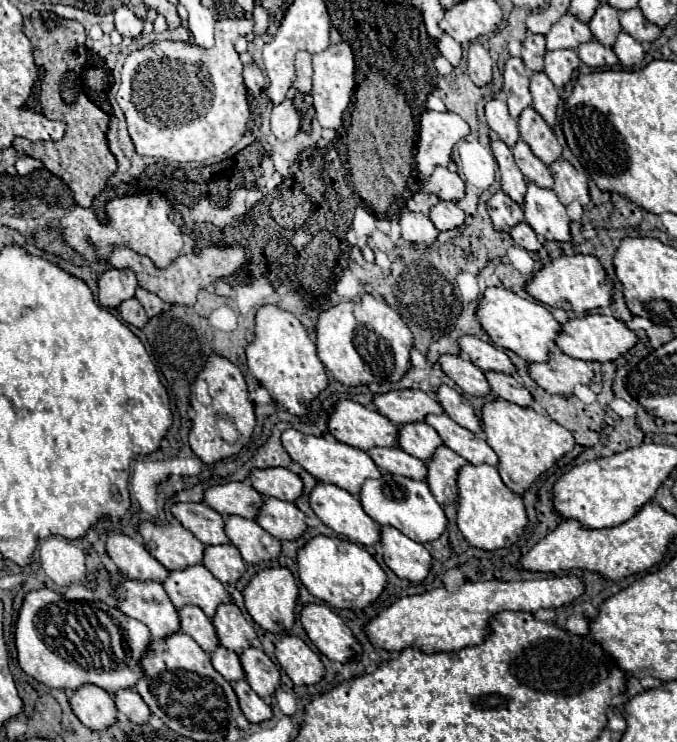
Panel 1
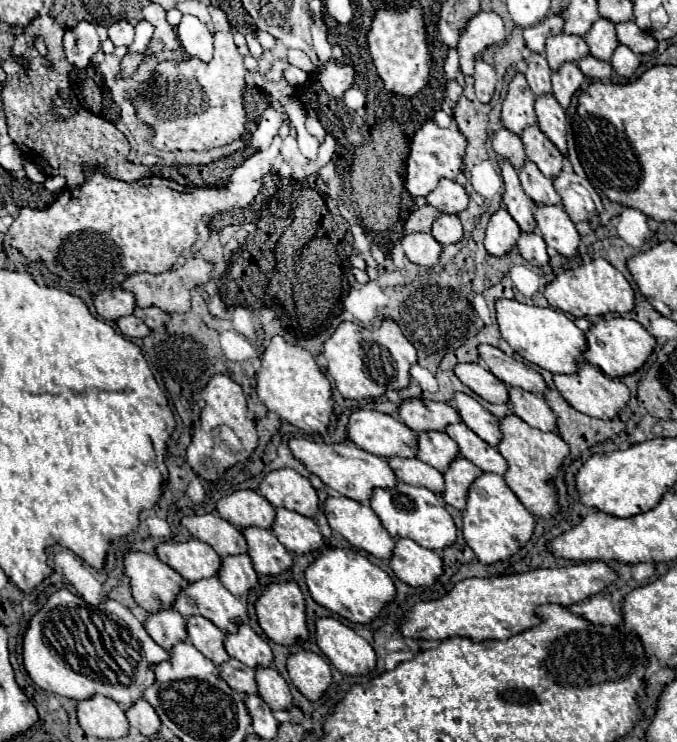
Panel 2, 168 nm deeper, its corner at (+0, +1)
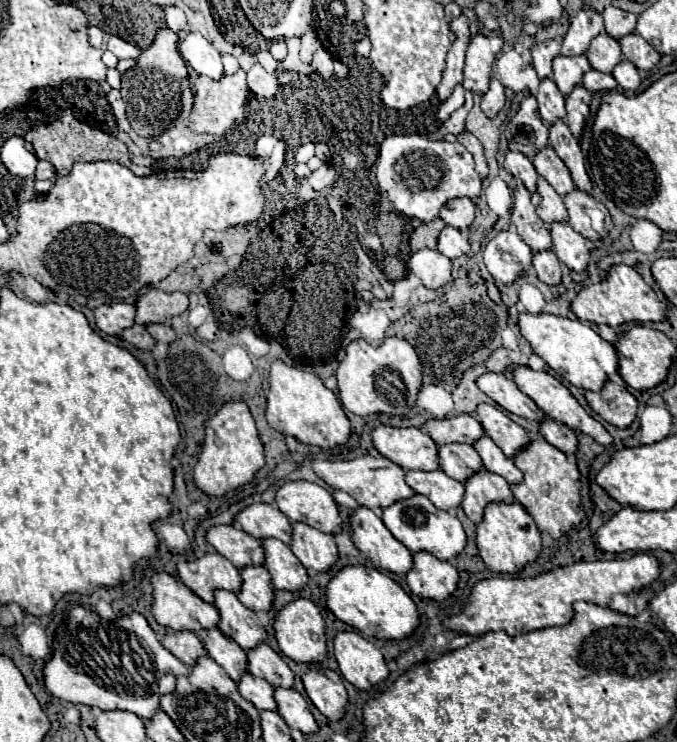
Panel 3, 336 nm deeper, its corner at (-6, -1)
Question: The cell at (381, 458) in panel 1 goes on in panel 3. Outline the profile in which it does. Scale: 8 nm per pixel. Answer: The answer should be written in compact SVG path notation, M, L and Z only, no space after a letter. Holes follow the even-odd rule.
M408 470L406 484L414 492L428 496L434 506L442 506L442 510L448 510L450 506L460 506L464 496L462 482L446 476L442 470Z

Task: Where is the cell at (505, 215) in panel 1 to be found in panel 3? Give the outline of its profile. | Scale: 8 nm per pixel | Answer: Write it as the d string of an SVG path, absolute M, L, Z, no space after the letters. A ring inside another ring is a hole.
M504 230L484 248L484 264L488 272L502 284L512 284L532 262L530 246L516 230Z

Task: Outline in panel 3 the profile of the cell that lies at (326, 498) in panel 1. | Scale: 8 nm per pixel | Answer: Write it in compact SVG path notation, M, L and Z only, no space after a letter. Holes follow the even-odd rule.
M360 506L350 516L354 546L380 570L406 574L412 568L412 552L398 542L384 522L366 506Z

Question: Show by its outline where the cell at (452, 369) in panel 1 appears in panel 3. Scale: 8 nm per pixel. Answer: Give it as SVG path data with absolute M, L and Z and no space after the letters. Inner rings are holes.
M486 372L486 374L478 376L476 384L488 398L492 398L504 410L508 410L516 416L522 416L526 420L542 418L542 410L534 404L532 398L528 398L526 394L520 392L520 388L514 384L512 378L494 374L494 372Z

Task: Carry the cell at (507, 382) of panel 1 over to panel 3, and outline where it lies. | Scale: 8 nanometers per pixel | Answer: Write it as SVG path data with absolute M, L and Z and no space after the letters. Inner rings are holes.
M544 414L544 418L542 418L542 422L540 422L540 434L542 434L552 446L556 446L558 450L566 452L568 456L572 456L572 454L576 452L578 440L576 440L574 430L568 428L566 424L562 424L562 422L558 422L558 420L546 416L546 414Z

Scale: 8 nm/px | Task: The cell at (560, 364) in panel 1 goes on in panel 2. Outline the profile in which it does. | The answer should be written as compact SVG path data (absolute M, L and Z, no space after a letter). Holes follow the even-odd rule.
M582 364L578 374L556 374L554 376L556 388L560 390L560 394L564 396L564 400L568 404L572 404L578 412L584 412L592 418L602 418L602 420L612 420L620 414L620 410L628 404L630 400L630 390L616 378L608 378L604 372L600 372L598 368L590 366L590 364Z

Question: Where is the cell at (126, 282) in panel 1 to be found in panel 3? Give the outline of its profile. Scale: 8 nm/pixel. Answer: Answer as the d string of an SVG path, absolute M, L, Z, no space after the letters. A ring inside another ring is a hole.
M102 304L94 310L96 326L106 334L120 336L122 330L134 324L136 308L132 304Z

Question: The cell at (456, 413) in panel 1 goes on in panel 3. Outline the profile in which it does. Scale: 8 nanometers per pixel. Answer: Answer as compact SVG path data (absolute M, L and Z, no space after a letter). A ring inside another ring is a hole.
M478 404L476 418L480 420L486 436L490 436L508 458L512 458L522 446L526 446L530 442L526 430L522 426L512 422L502 410L498 410L490 404Z

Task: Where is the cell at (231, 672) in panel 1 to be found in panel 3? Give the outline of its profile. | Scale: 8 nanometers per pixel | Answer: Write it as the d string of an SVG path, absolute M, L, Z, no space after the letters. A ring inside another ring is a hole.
M244 672L238 682L238 692L258 710L276 710L276 702L272 696L274 688L264 678L256 678L250 672Z

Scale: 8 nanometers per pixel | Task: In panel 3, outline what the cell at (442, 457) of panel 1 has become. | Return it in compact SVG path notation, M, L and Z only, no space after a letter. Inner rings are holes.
M488 470L474 472L464 482L464 488L466 492L464 492L464 500L460 506L474 524L482 520L482 512L488 502L500 502L500 500L512 502L514 500L510 492L510 484L502 476L488 472Z

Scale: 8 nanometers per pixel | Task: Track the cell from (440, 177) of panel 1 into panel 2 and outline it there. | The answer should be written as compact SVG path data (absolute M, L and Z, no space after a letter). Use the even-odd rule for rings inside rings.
M442 178L436 190L426 196L426 202L442 214L460 214L468 208L468 194L458 182Z

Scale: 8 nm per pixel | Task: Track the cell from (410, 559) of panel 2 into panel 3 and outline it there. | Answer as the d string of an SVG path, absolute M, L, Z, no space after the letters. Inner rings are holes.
M426 550L414 552L414 566L406 574L412 594L432 600L448 598L458 584L458 572L450 562L442 562Z

